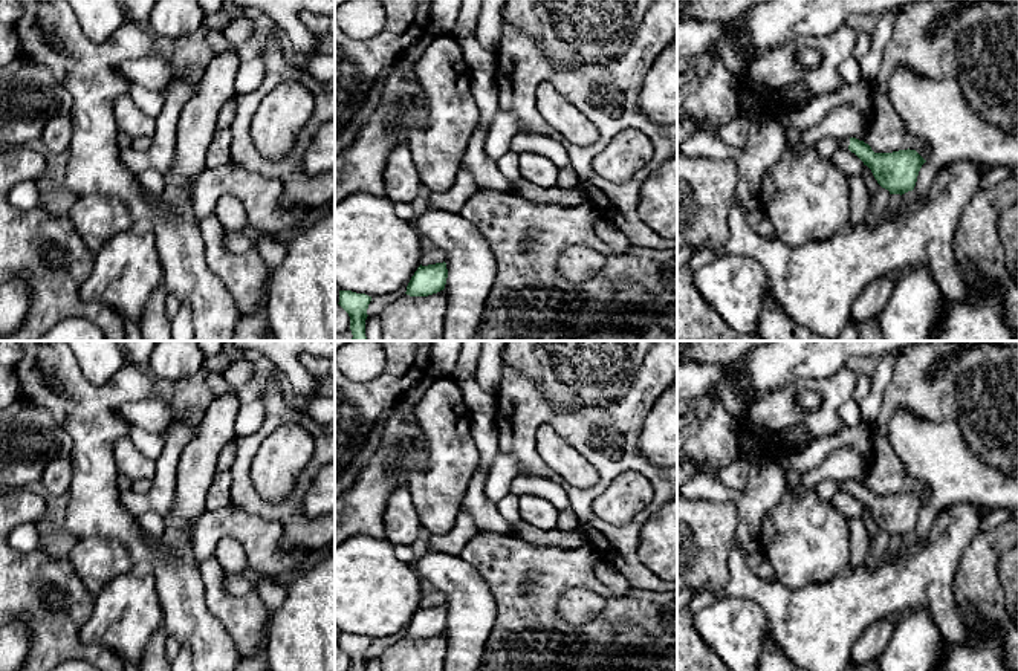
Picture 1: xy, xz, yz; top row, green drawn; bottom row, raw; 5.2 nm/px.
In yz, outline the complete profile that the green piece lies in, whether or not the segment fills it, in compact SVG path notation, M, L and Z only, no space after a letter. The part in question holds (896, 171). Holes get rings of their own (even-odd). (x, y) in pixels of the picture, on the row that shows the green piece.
M839 138L841 148L854 153L867 165L877 183L890 194L913 191L919 171L926 162L916 150L874 153L868 144L856 138Z

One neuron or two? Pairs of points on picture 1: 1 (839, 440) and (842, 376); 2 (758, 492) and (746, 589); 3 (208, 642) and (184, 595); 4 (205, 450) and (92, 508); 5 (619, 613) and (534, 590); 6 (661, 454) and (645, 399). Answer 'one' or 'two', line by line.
1: two
2: two
3: one
4: two
5: one
6: two

